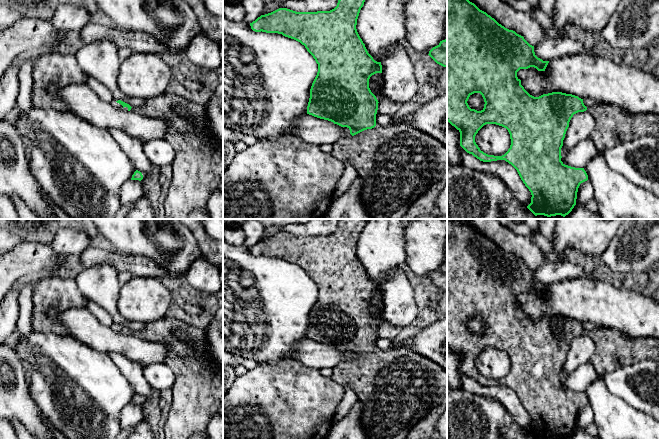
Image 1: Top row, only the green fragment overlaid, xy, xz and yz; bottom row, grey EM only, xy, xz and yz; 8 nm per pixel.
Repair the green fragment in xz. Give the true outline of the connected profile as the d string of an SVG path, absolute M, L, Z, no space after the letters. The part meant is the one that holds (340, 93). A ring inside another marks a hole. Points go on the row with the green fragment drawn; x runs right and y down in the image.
M338 0L334 9L317 12L296 12L287 8L279 8L261 15L250 23L250 26L255 32L278 33L294 39L304 45L313 56L318 64L318 72L310 89L307 114L350 130L351 135L336 141L330 154L342 162L349 162L363 180L361 199L371 218L401 219L430 184L447 178L445 168L447 146L406 123L389 126L376 124L379 102L369 88L369 79L376 73L382 73L382 65L368 53L356 29L357 19L364 2L365 0Z

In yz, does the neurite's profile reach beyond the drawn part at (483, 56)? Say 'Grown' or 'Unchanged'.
Grown

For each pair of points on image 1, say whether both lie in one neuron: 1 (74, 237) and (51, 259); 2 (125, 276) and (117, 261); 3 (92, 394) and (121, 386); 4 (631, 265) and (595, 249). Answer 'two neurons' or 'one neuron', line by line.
1: two neurons
2: two neurons
3: one neuron
4: two neurons

